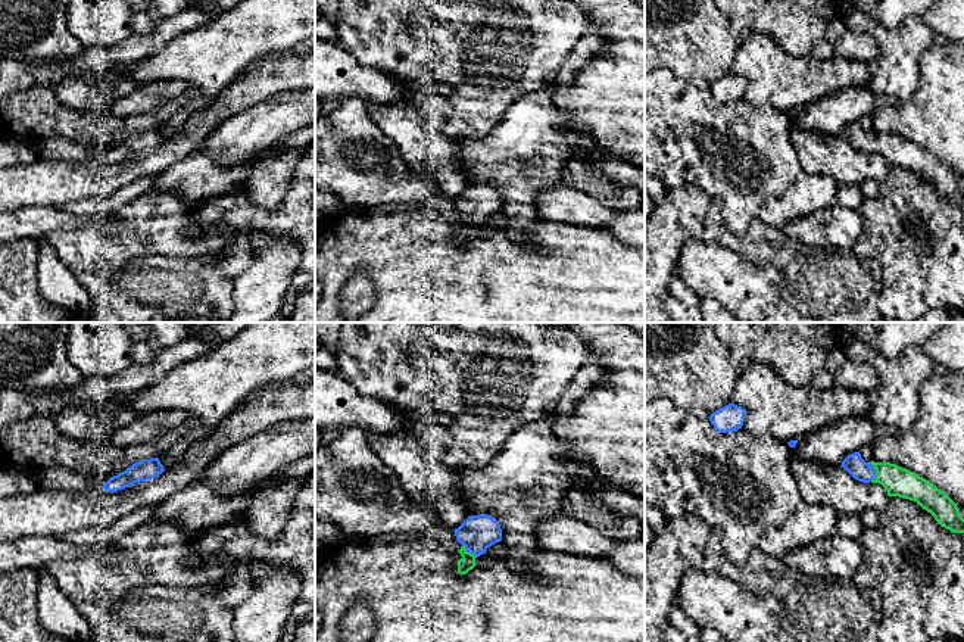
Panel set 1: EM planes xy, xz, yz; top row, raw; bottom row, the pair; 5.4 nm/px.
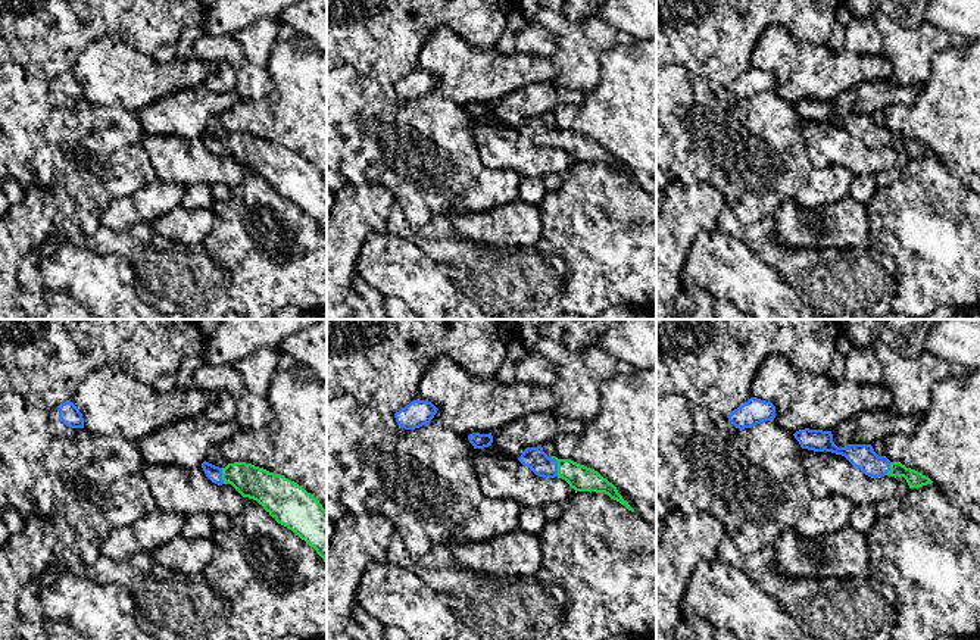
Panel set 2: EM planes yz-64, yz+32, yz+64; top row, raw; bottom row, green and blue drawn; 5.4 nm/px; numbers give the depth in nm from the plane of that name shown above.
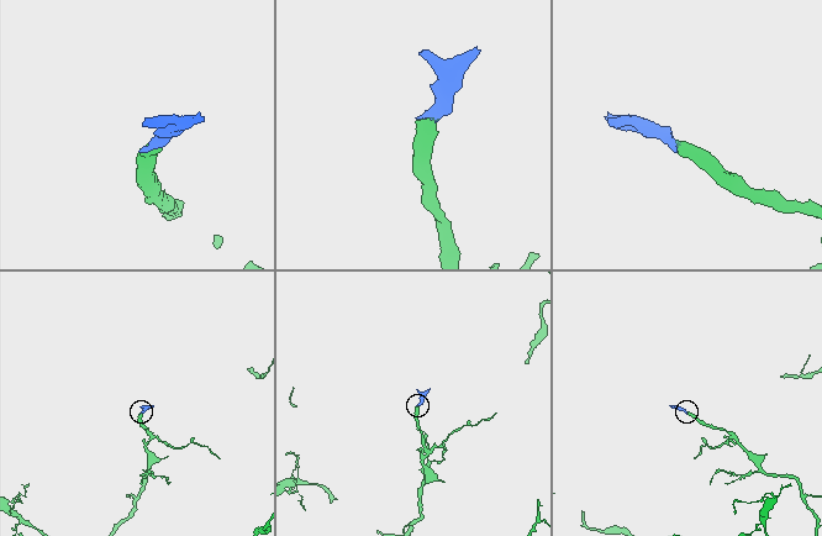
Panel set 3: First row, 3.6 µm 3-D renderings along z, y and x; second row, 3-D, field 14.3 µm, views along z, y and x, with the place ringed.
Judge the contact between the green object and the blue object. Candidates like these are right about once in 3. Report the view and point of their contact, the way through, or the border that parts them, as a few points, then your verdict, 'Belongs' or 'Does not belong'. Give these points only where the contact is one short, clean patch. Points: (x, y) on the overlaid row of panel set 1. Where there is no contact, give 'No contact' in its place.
Touches green at yz (876, 471). Path across: yz (899, 482), (876, 471), (861, 471), (854, 464). Belongs

